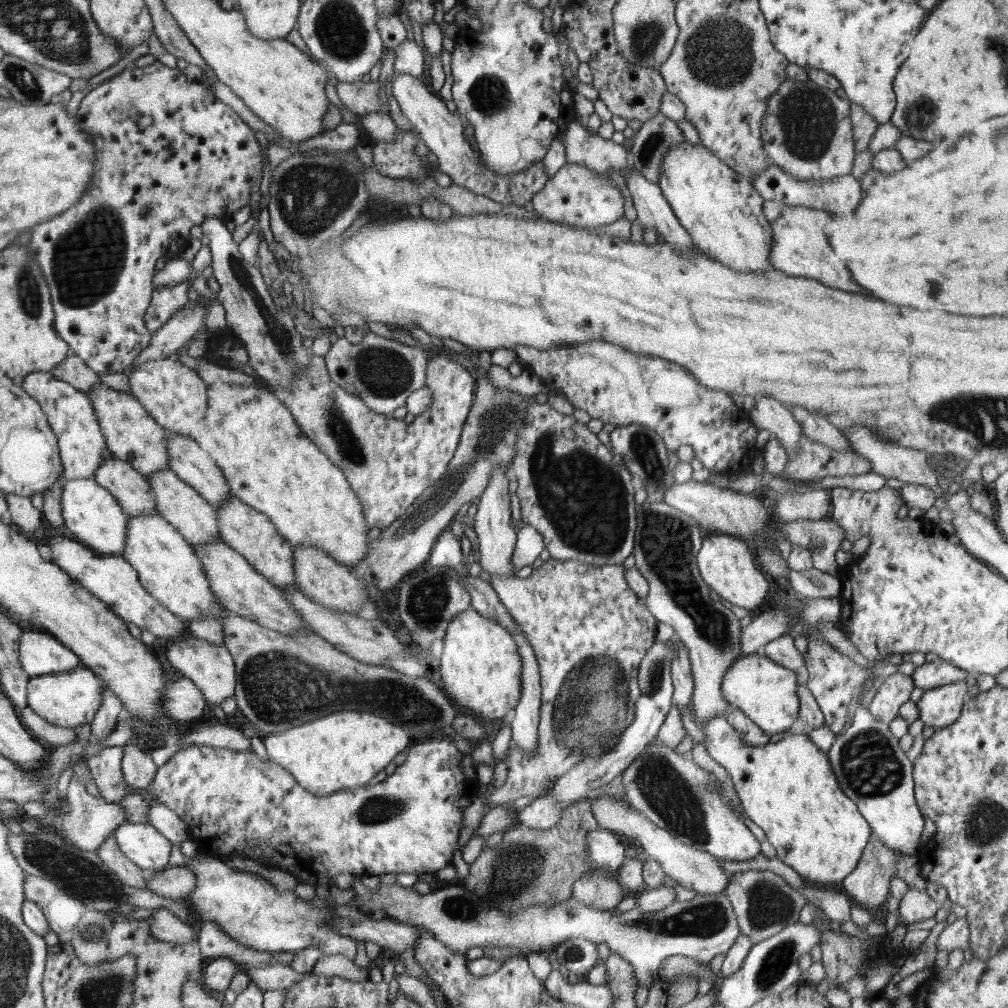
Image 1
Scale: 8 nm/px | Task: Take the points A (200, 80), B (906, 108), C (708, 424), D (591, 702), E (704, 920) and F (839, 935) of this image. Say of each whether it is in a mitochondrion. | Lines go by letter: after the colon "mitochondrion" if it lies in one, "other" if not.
A: other
B: mitochondrion
C: other
D: mitochondrion
E: mitochondrion
F: other

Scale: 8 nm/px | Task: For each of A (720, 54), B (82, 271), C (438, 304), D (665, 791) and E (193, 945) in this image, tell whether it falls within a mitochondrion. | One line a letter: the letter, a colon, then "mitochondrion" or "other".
A: mitochondrion
B: mitochondrion
C: other
D: mitochondrion
E: other

